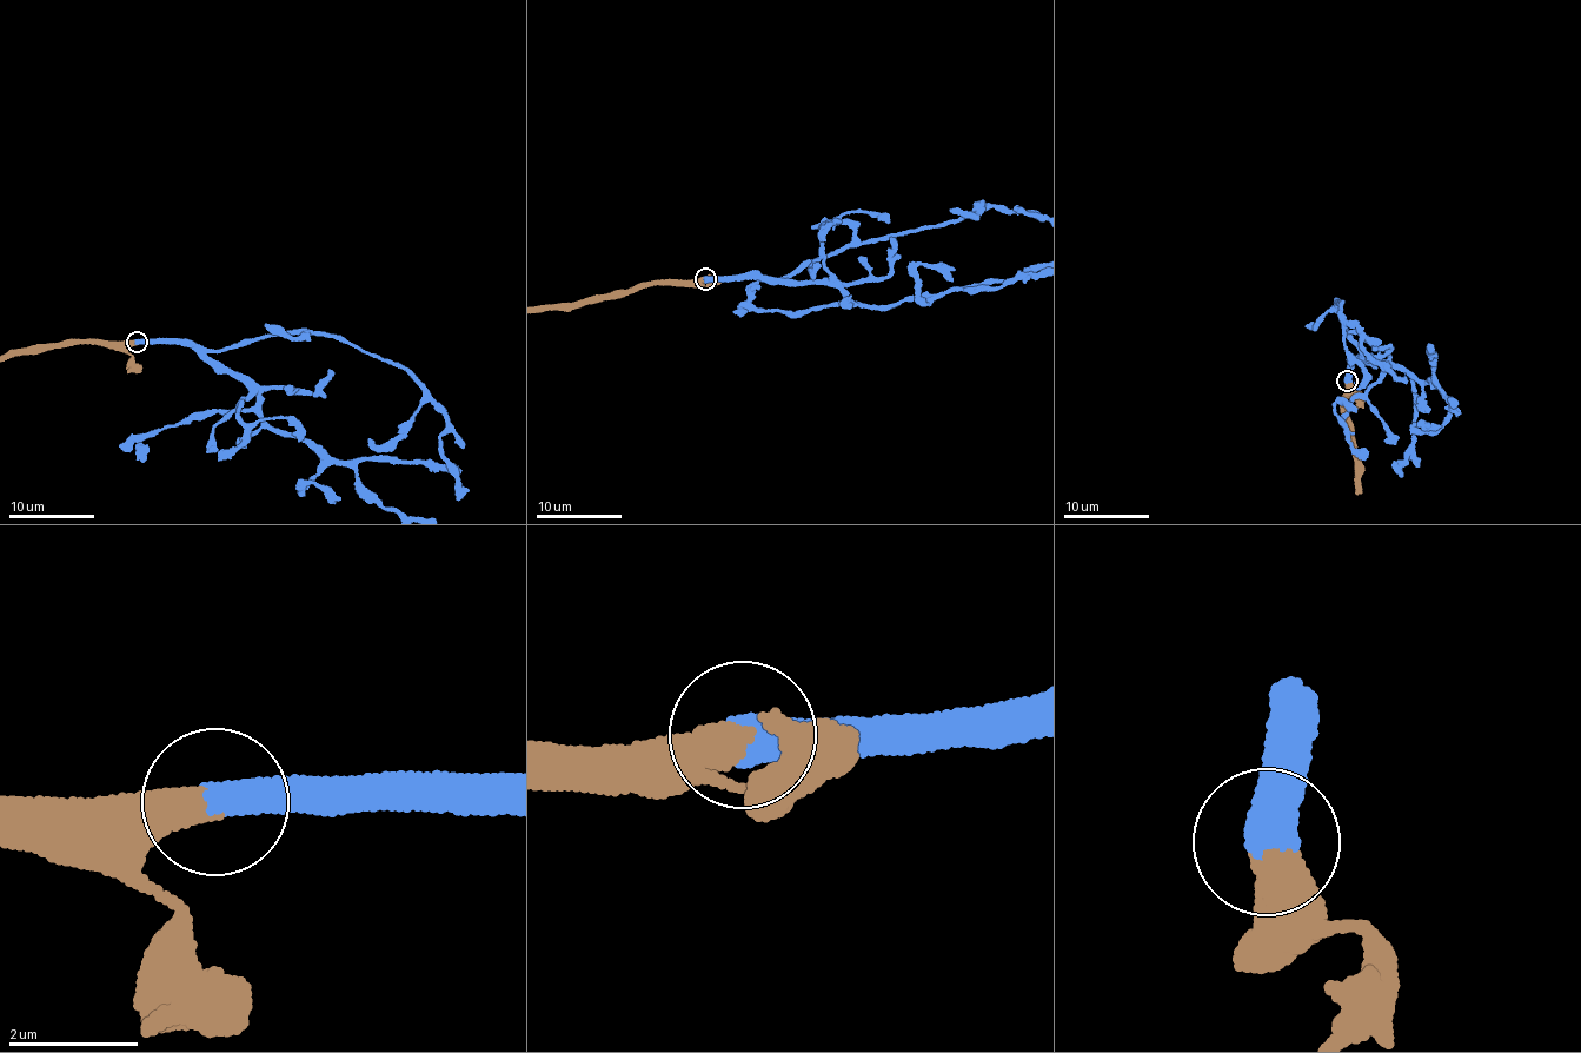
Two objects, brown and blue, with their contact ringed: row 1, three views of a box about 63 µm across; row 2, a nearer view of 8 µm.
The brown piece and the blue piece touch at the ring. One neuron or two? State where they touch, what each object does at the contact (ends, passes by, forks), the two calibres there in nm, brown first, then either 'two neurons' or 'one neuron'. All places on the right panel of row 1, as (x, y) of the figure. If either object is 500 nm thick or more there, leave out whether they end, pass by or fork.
(1347, 381) | 500/550 nm | one neuron

